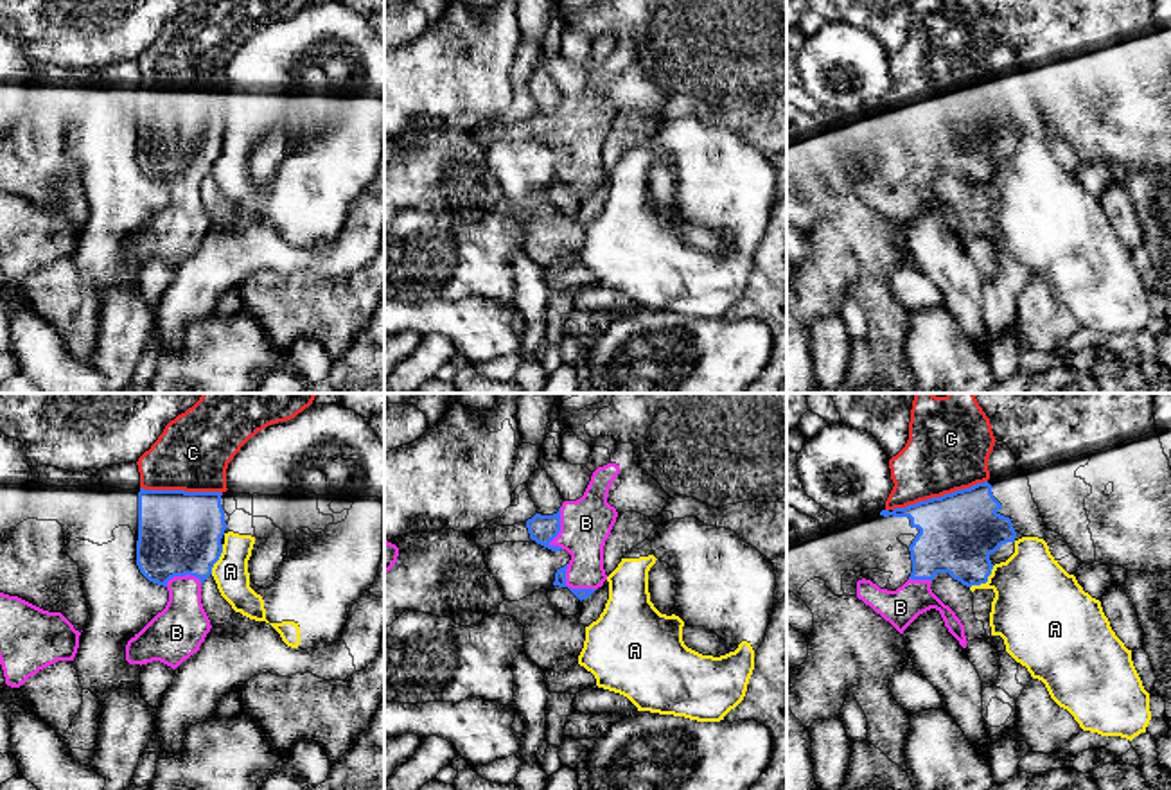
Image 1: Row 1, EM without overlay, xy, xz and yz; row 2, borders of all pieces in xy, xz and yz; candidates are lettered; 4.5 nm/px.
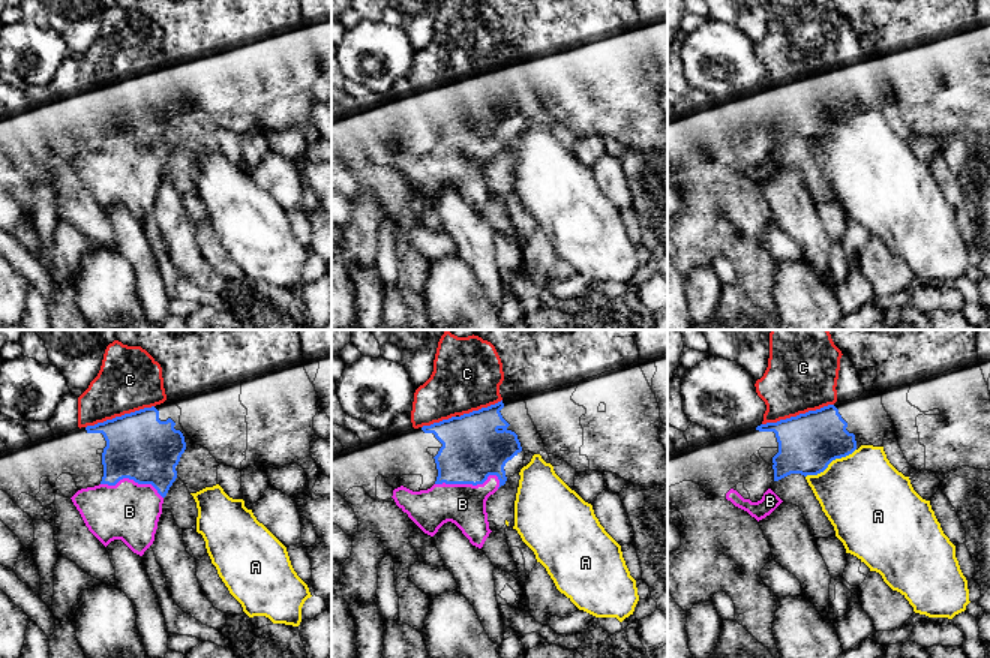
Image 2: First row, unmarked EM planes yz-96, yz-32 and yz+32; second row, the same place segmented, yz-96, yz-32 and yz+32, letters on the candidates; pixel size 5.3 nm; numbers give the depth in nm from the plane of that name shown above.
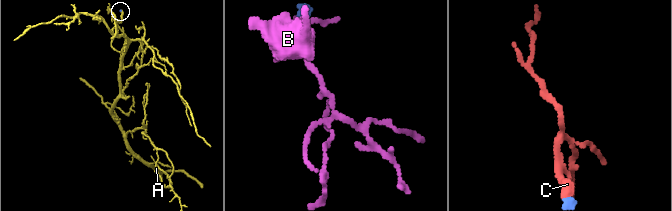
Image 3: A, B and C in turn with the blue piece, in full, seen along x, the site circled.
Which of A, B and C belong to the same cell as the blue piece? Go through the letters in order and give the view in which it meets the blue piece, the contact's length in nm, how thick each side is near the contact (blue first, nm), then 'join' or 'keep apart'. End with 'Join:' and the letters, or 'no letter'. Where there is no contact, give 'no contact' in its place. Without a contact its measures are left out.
A: yz | 150 nm | 340/380 nm | keep apart
B: xz | 180 nm | 50/220 nm | join
C: yz | 440 nm | 360/380 nm | join
Join: B, C

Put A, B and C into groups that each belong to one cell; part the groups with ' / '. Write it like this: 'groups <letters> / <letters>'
groups A / B C

